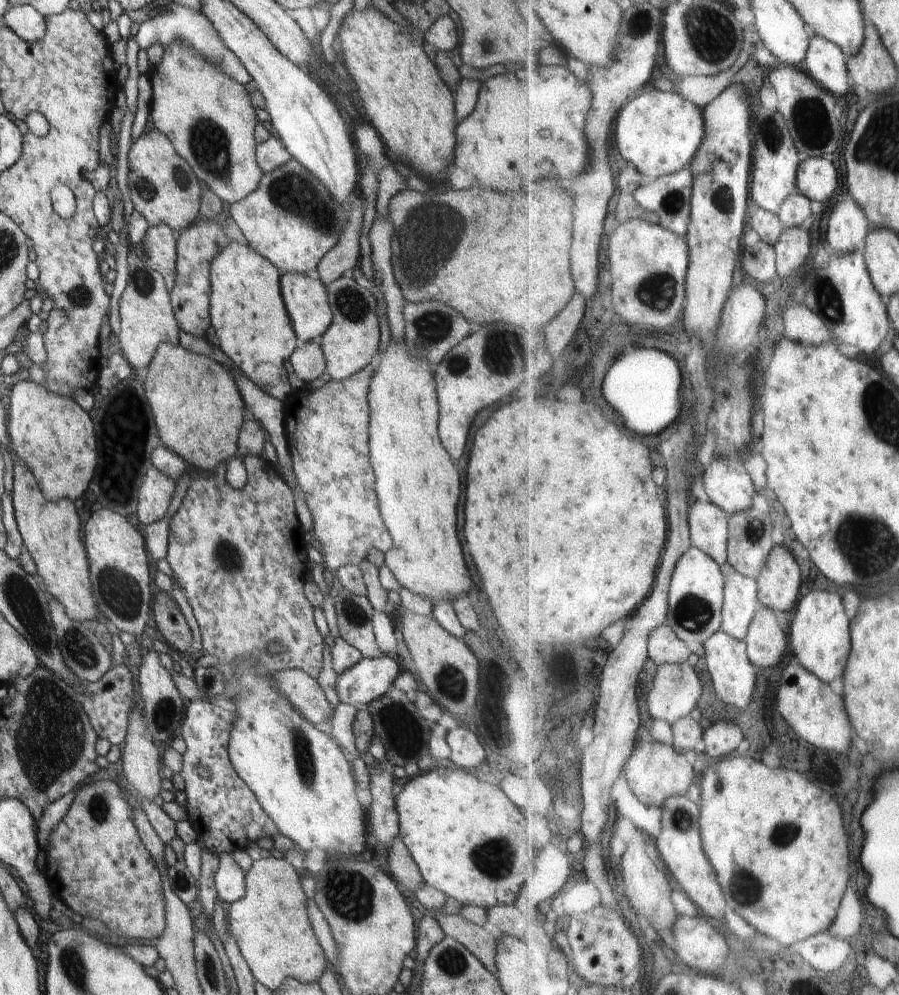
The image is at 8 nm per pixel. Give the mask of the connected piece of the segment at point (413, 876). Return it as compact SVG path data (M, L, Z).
M399 835L394 836L389 848L388 870L390 870L389 875L395 880L400 892L403 892L402 894L406 892L414 894L425 883L416 862L412 860L408 848L404 846Z

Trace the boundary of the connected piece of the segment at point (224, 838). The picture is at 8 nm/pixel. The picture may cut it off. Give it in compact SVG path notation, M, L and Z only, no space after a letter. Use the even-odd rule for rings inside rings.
M193 700L185 710L184 720L178 731L187 748L180 772L185 784L183 791L186 794L187 820L196 831L198 840L205 844L204 848L217 856L235 850L246 850L252 842L258 842L261 838L273 839L281 834L230 763L228 742L234 722L235 712L210 702ZM198 766L208 768L210 776L198 776Z

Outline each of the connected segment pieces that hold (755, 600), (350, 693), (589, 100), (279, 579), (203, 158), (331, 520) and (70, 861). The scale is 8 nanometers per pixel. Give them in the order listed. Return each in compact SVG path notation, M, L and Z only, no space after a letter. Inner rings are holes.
M729 563L722 565L726 579L726 598L721 630L746 641L752 622L761 608L759 579L742 574Z
M390 656L362 657L358 664L338 674L335 690L339 702L350 706L355 706L357 702L368 705L384 696L402 671L401 664Z
M532 64L506 68L504 73L491 77L481 83L479 88L480 92L478 92L477 96L478 108L468 114L466 118L463 118L454 130L456 142L454 142L454 158L452 158L453 168L462 168L462 170L474 174L476 180L482 186L488 184L490 188L500 190L500 192L522 190L522 186L526 186L526 182L534 182L534 186L538 186L538 182L544 182L544 178L546 180L578 180L578 178L582 178L584 174L590 172L590 166L592 166L592 142L588 138L588 120L590 120L590 114L594 110L594 92L580 78L577 78L577 74L574 74L574 71L569 70L568 67L538 64L536 68L538 70L534 70Z
M238 454L238 456L242 457L242 462L244 462L247 472L246 484L241 489L232 487L226 481L226 466L228 461L218 464L218 466L214 470L210 470L210 472L196 470L196 468L187 470L188 472L194 472L194 474L192 474L192 478L188 480L190 486L188 486L188 490L186 490L186 494L184 494L184 499L182 500L180 508L178 512L174 513L174 518L172 518L172 522L170 522L170 538L167 544L166 560L168 560L168 564L171 566L174 578L176 578L176 584L180 586L182 594L186 596L188 604L192 607L194 618L196 618L197 626L201 633L205 653L214 656L219 662L219 667L225 669L226 667L238 664L238 662L242 662L244 658L250 658L250 660L258 662L260 668L269 673L286 669L300 669L304 670L304 672L309 674L312 678L317 679L322 670L322 654L324 654L325 643L314 623L313 606L304 595L303 588L309 569L308 556L306 552L305 533L296 516L293 490L281 477L276 466L268 461L264 455L242 456ZM272 642L278 642L278 644L282 646L282 650L280 650L278 654L270 654L270 652L268 652L268 645L272 644Z
M178 38L164 50L160 65L150 65L148 75L153 91L150 128L160 131L168 138L175 151L190 164L196 178L206 182L222 202L237 203L252 194L258 188L263 172L258 168L255 157L257 143L254 139L254 126L258 122L256 108L253 108L250 94L244 85L226 76L220 68L208 64L194 48L190 48L186 42L180 42Z
M370 364L366 366L364 370L356 372L354 376L346 378L346 380L337 381L331 379L321 388L317 388L317 390L310 391L306 387L298 392L295 392L294 390L292 396L288 396L283 402L284 432L286 432L286 442L288 442L288 450L290 452L291 463L295 474L295 482L298 482L300 490L304 492L304 496L306 496L306 506L308 506L308 510L312 512L312 524L314 524L314 528L311 537L315 537L318 542L320 542L320 546L322 546L322 556L324 557L324 566L326 570L328 569L333 573L346 564L355 564L356 566L359 566L364 559L368 558L372 550L376 550L376 552L380 550L380 552L385 553L388 552L392 546L392 537L386 526L384 526L384 520L382 520L382 517L380 516L378 498L376 498L376 492L374 492L374 474L372 474L372 466L370 466L370 452L368 452L368 427L370 426L368 390L370 390L370 380L372 380L374 372L376 372L375 366L374 364Z
M96 781L80 786L74 802L62 822L50 832L46 848L44 874L53 896L58 898L83 918L100 920L107 930L118 936L152 940L160 938L166 930L166 904L162 892L161 876L148 850L134 826L132 806L128 804L126 792L113 781Z

